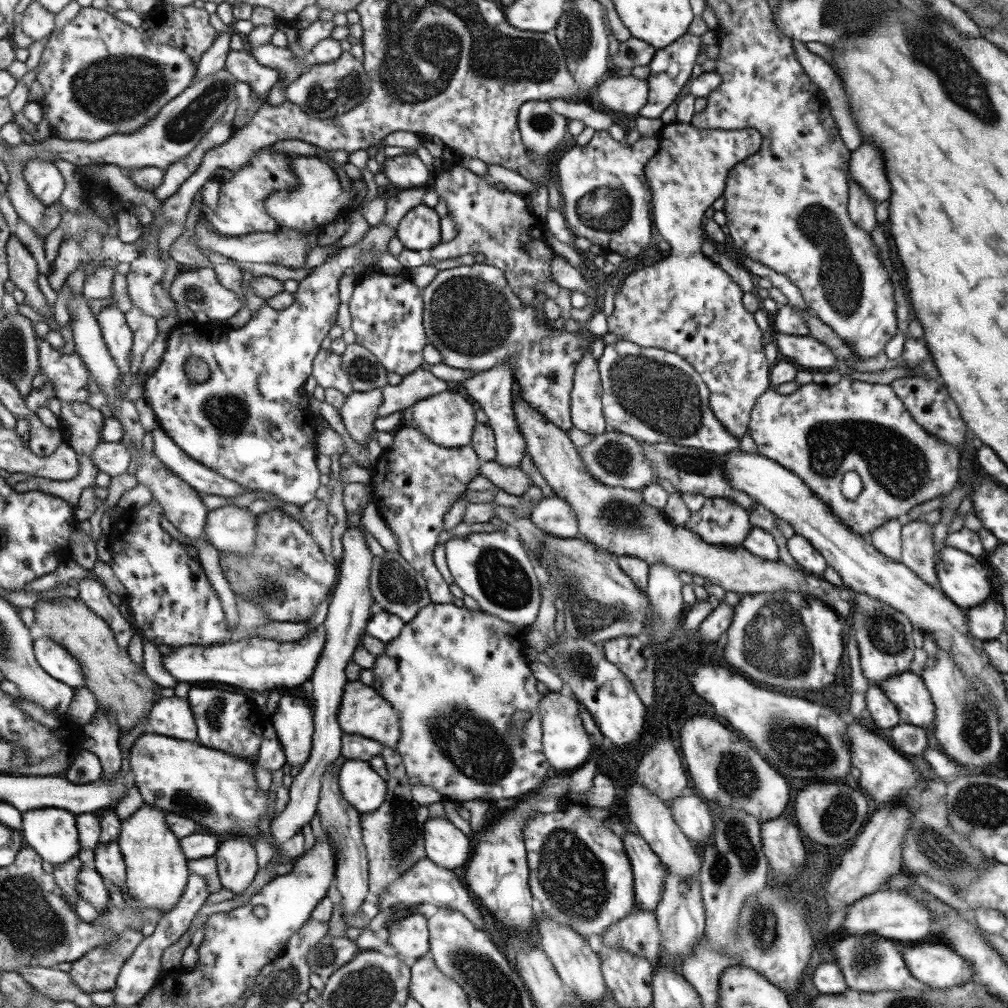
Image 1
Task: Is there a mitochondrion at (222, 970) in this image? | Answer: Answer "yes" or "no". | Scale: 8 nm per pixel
no

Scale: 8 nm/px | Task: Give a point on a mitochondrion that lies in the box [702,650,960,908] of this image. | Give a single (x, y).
(805, 748)

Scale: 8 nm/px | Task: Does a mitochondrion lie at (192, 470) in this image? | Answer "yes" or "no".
no

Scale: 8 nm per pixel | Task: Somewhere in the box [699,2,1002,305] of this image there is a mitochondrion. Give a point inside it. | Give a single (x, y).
(929, 46)

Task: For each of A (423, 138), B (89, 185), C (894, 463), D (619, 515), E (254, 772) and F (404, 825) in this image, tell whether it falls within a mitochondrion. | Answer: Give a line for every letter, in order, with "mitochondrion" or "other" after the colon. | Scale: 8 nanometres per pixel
A: other
B: other
C: mitochondrion
D: mitochondrion
E: other
F: mitochondrion

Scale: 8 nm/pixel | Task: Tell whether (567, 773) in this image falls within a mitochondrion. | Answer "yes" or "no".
no

